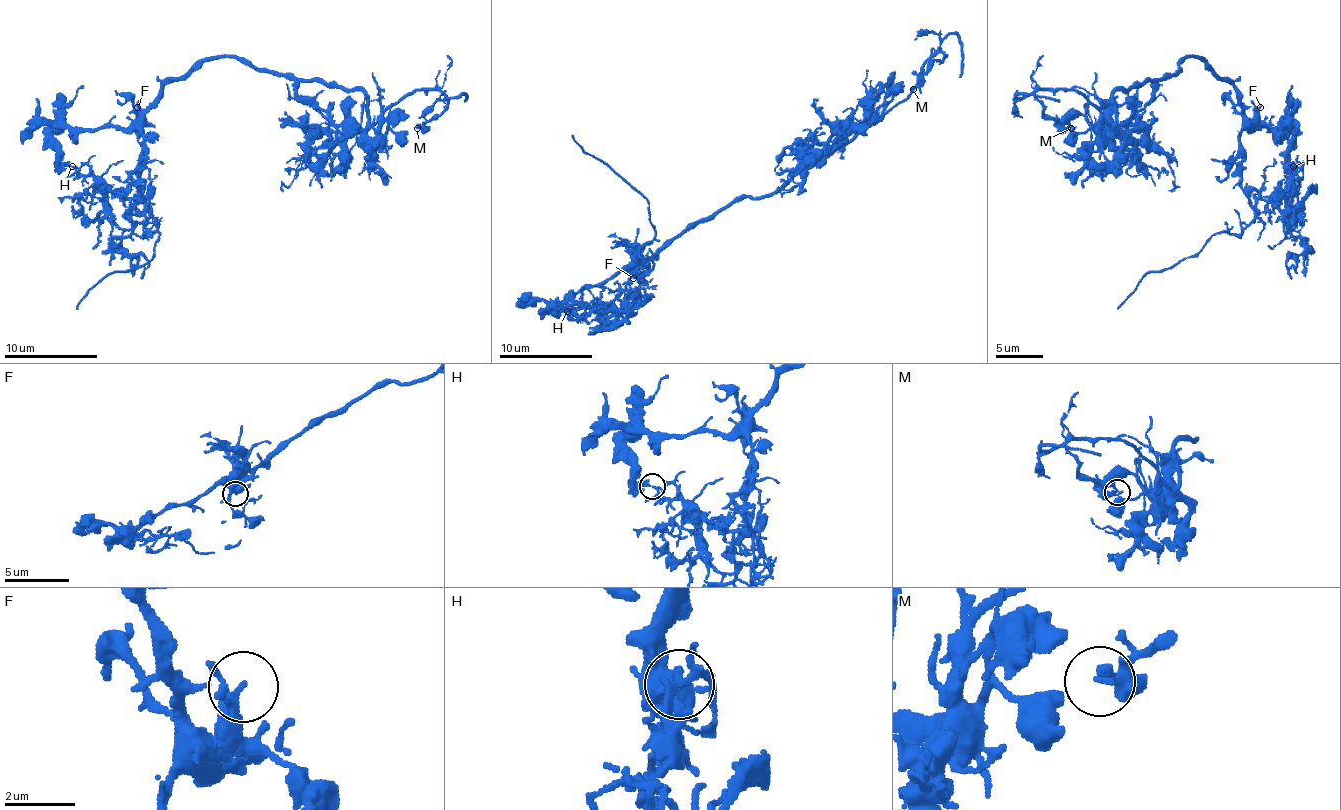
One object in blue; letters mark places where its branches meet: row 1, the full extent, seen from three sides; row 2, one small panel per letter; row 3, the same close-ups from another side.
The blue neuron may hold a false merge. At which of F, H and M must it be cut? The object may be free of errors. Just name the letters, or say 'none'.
H

